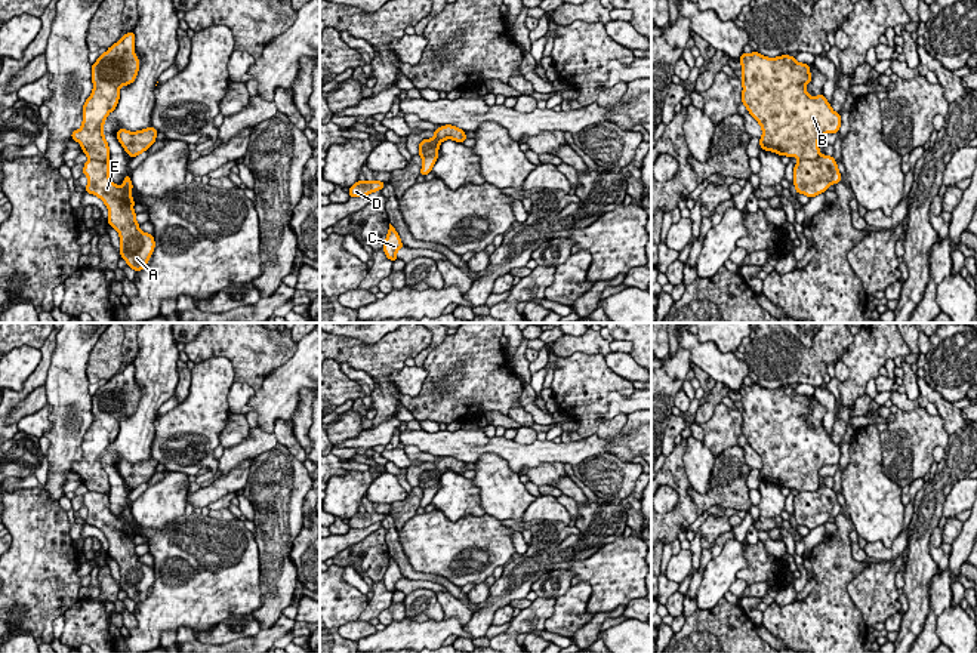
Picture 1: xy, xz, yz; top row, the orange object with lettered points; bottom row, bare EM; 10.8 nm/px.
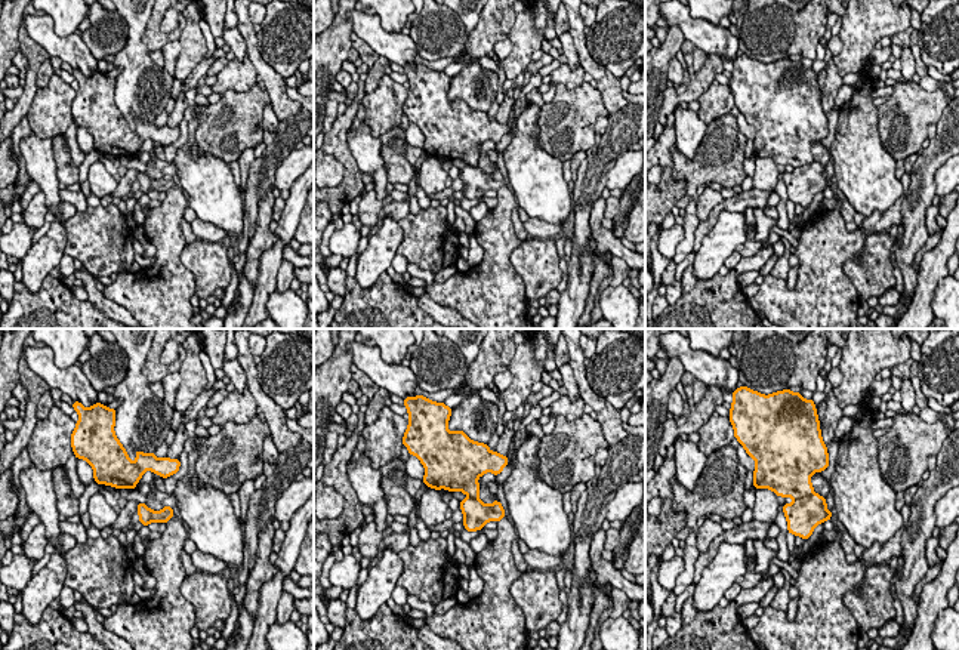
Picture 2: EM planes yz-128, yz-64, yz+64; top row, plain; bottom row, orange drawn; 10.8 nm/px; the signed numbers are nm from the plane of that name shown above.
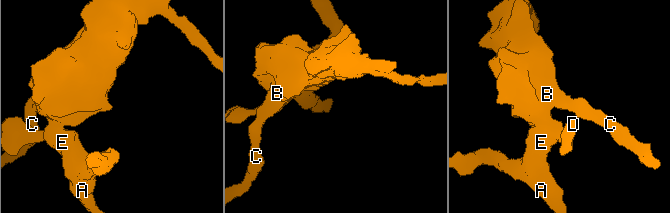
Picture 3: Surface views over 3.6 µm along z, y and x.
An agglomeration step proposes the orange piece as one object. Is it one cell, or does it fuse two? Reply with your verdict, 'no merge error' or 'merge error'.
merge error

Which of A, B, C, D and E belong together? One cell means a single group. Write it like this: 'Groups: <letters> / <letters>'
Groups: A D E / B C

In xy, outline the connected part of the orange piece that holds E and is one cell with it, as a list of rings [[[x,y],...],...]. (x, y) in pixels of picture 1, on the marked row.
[[[87,160],[83,166],[83,173],[87,176],[86,192],[95,194],[105,203],[110,212],[108,224],[120,235],[121,258],[135,271],[144,269],[154,252],[155,241],[151,234],[139,230],[135,219],[130,175],[124,176],[123,185],[118,187],[110,179],[108,161]]]

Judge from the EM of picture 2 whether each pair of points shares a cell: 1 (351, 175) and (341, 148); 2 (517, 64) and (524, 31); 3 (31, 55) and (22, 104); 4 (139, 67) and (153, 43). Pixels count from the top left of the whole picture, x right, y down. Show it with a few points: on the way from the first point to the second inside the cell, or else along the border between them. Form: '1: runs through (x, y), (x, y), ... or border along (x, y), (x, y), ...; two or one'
1: runs through (351, 169), (342, 154); one
2: runs through (520, 57), (524, 39); one
3: runs through (31, 67), (30, 92); one
4: border along (148, 17), (142, 43), (150, 54); two

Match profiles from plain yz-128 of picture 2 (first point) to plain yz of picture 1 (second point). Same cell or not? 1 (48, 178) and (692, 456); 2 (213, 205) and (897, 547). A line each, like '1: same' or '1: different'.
1: same
2: different

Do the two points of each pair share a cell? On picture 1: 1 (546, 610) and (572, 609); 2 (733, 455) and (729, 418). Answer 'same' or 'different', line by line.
1: different
2: different

